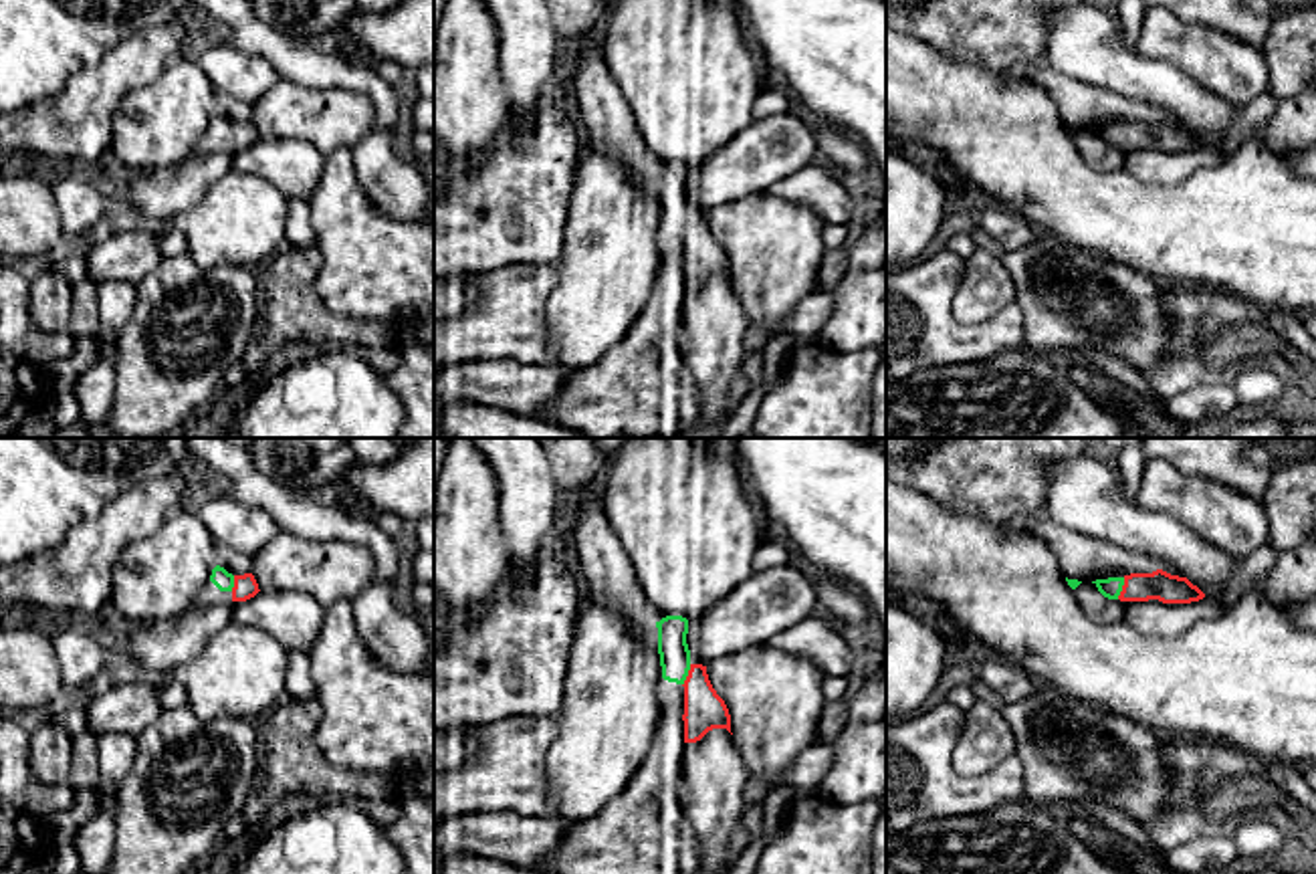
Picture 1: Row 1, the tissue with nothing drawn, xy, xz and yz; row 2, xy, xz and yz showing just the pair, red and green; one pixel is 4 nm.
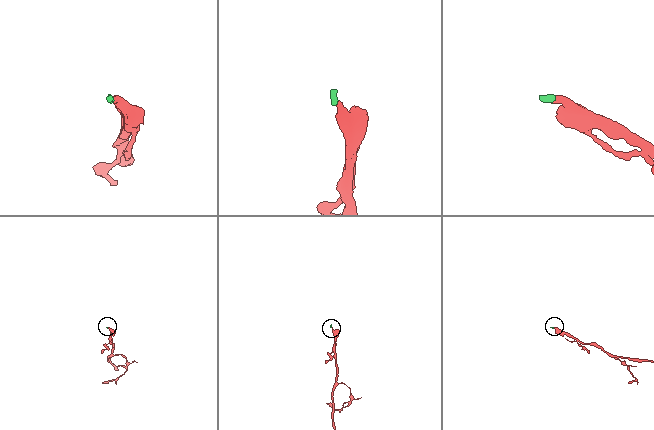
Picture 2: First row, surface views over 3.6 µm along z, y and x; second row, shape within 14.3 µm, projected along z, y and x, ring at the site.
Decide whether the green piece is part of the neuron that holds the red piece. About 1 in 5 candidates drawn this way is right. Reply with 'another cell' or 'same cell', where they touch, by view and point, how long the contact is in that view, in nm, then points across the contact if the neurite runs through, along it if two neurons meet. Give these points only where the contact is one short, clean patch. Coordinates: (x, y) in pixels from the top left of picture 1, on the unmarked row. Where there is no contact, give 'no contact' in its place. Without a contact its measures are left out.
same cell | yz (1123, 136) | 90 nm | across yz (1161, 134), (1123, 136), (1111, 136)

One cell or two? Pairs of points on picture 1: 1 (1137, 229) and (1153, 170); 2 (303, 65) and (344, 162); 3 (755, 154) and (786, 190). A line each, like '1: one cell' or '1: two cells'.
1: two cells
2: two cells
3: two cells

